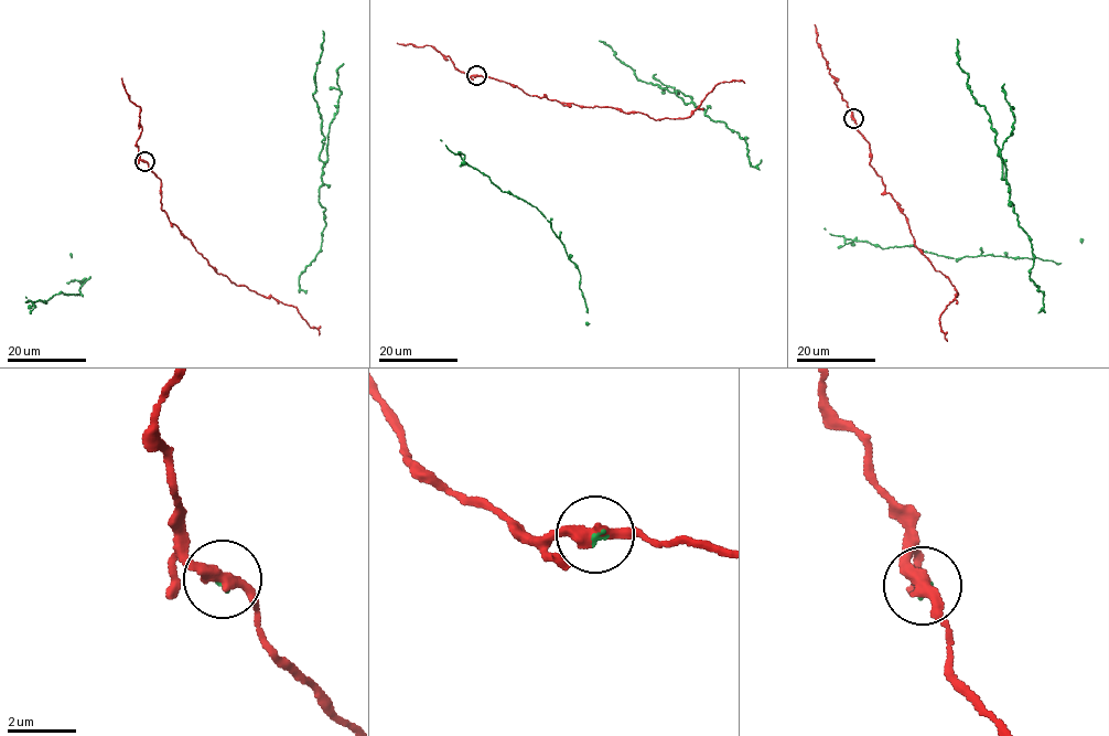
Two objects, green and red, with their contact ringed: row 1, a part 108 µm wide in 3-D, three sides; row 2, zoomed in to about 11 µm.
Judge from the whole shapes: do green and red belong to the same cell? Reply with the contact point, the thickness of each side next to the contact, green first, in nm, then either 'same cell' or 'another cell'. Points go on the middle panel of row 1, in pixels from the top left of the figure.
place (476, 75); calibres 70 and 360 nm; same cell

